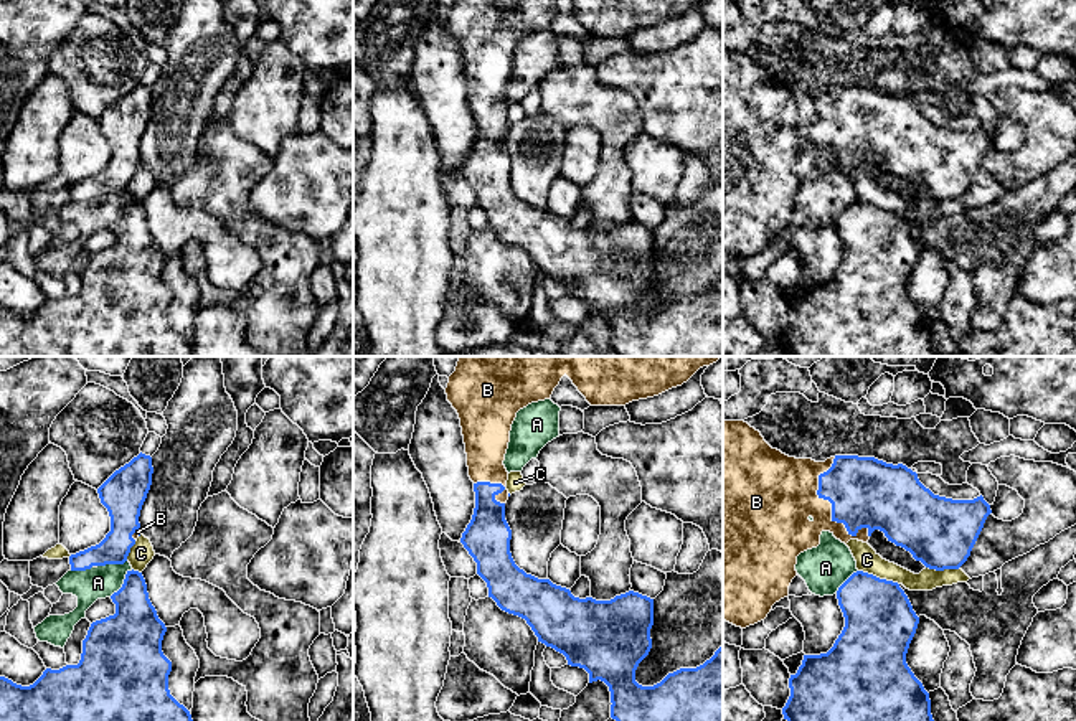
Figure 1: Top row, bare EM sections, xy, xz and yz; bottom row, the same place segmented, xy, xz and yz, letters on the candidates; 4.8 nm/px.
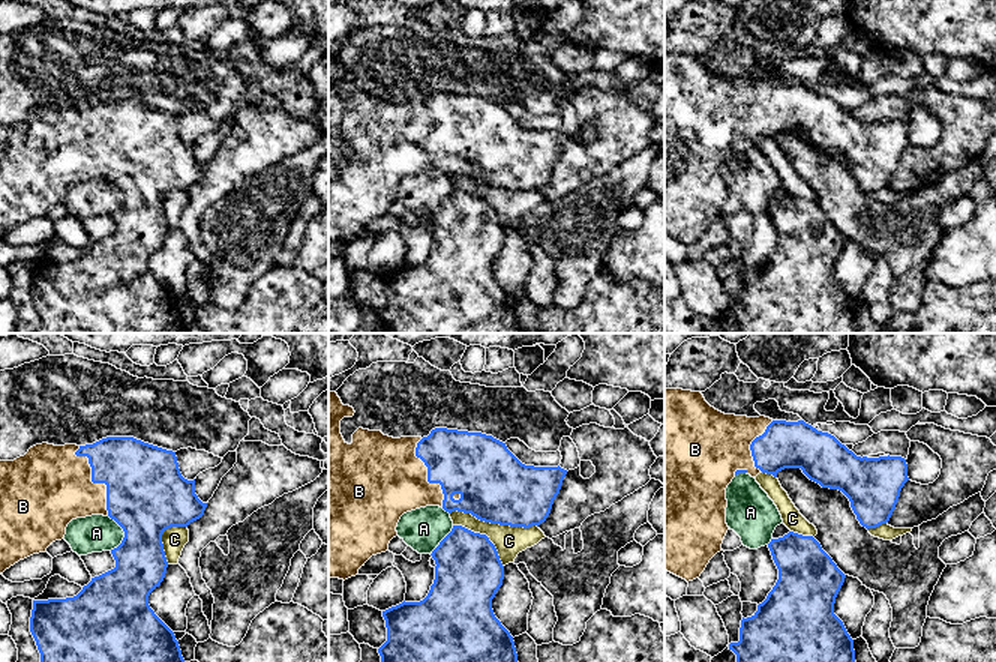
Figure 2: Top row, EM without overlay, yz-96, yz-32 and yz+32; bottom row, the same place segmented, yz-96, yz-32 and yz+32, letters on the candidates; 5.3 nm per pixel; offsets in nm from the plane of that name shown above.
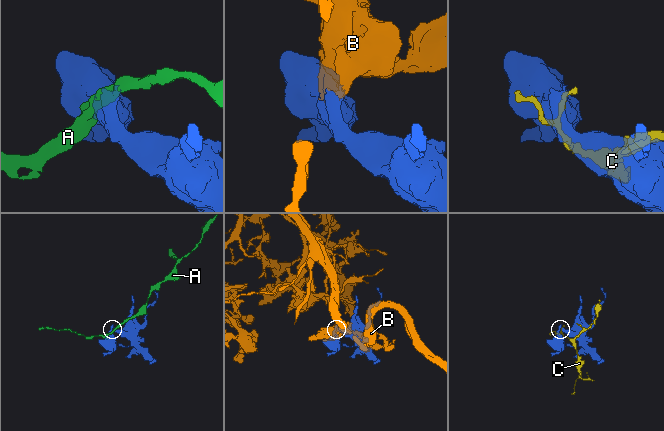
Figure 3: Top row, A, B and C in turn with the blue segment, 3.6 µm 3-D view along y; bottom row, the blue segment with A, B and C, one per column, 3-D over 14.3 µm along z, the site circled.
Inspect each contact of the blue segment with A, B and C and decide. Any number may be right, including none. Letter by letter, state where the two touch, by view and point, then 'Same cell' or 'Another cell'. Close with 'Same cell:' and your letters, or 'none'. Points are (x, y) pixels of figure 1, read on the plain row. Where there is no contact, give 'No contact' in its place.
A: Touches blue at xy (124, 213). Another cell
B: Touches blue at yz (832, 137). Same cell
C: Touches blue at yz (878, 208). Another cell
Same cell: B

